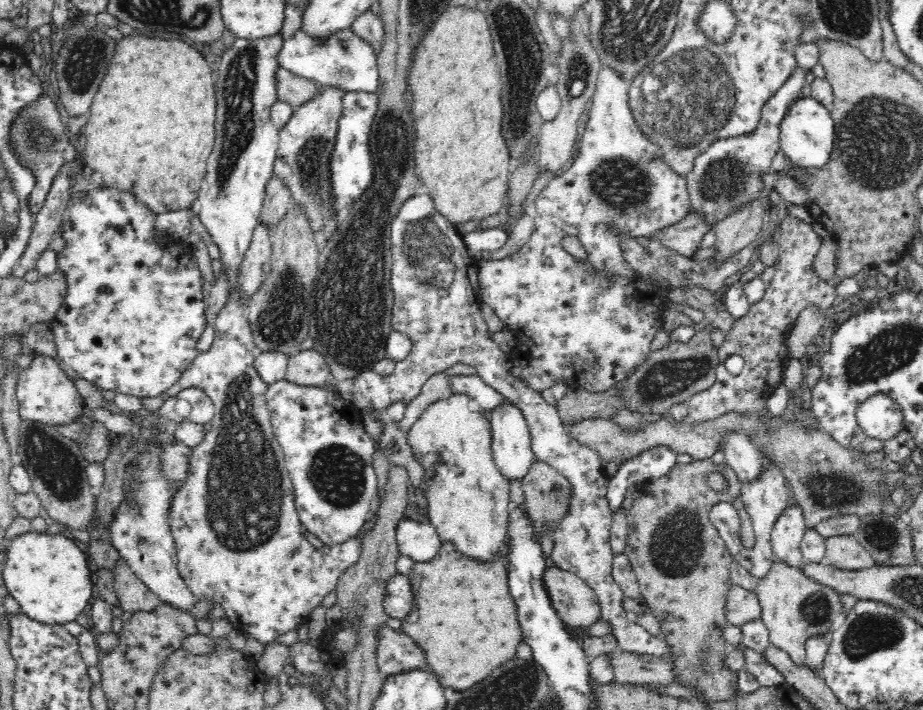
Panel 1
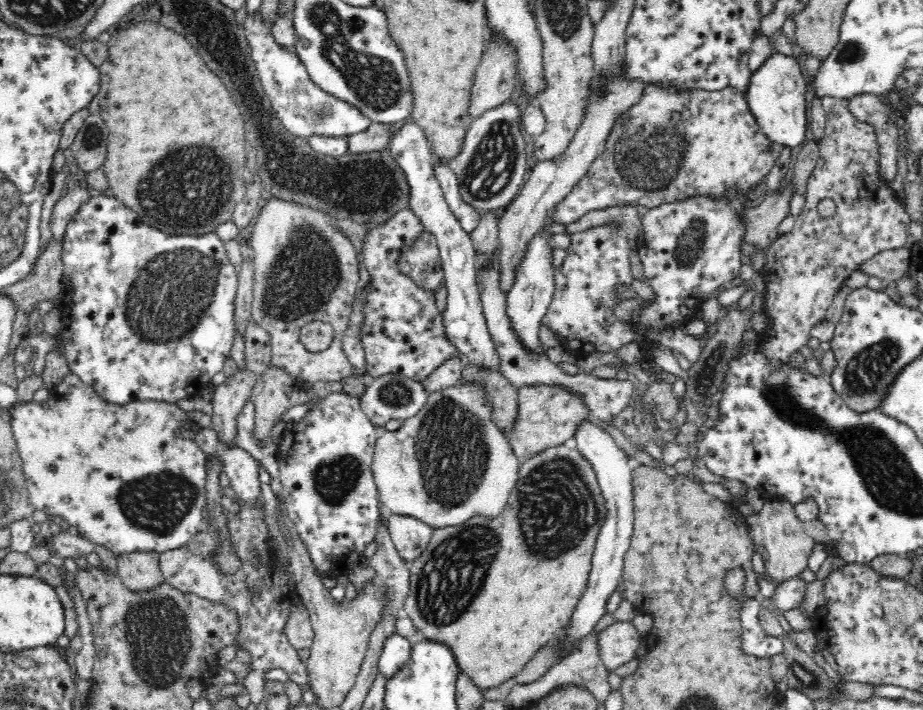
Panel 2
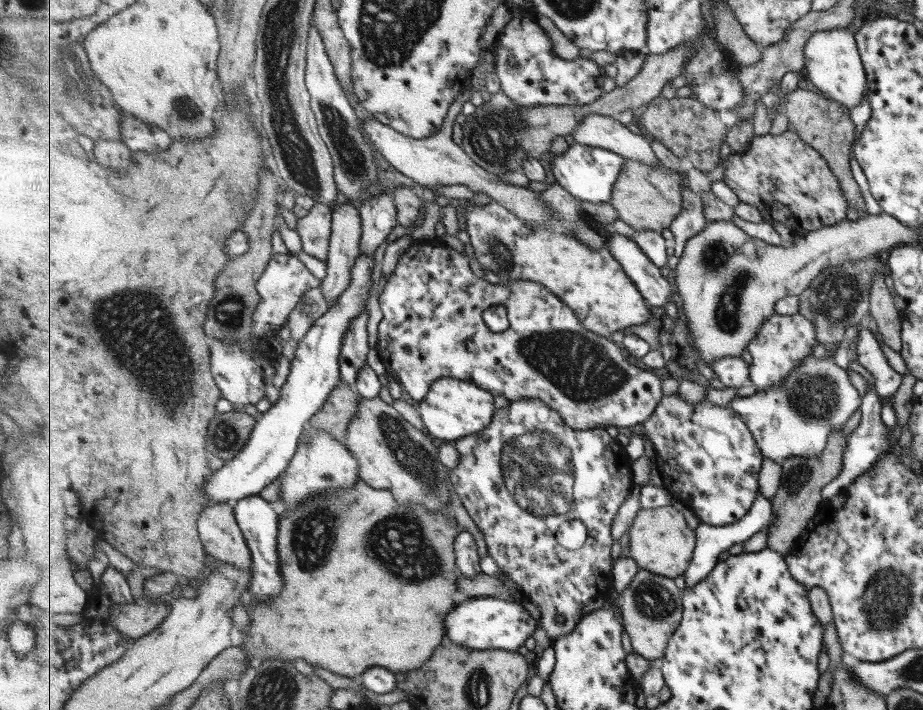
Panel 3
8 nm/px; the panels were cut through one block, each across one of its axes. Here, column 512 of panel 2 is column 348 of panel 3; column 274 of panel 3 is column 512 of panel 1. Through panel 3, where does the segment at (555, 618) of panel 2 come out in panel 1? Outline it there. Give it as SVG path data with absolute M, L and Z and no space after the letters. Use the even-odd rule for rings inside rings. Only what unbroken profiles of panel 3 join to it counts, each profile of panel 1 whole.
M443 541L440 550L432 560L415 562L410 570L412 592L418 592L418 610L416 612L410 610L410 614L401 618L401 630L414 638L418 648L424 652L426 664L430 664L430 668L436 674L446 676L444 680L440 680L444 688L454 688L454 690L472 688L476 682L482 682L498 666L502 666L504 662L516 656L516 646L522 638L522 632L520 632L520 626L516 620L516 608L506 584L506 548L507 542L504 544L504 552L501 553L500 558L494 560L494 564L488 564L490 568L484 568L482 562L475 562L459 554L452 543Z

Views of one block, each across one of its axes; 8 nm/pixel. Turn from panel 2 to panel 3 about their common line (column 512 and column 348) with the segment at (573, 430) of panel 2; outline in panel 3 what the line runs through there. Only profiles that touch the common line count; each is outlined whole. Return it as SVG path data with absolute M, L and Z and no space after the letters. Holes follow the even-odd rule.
M381 398L360 400L346 434L346 444L358 457L360 478L373 488L387 488L395 492L399 502L425 505L430 511L438 511L449 505L451 490L447 476L450 476L450 470L439 460L438 441L424 428L415 428L411 422L407 422Z

